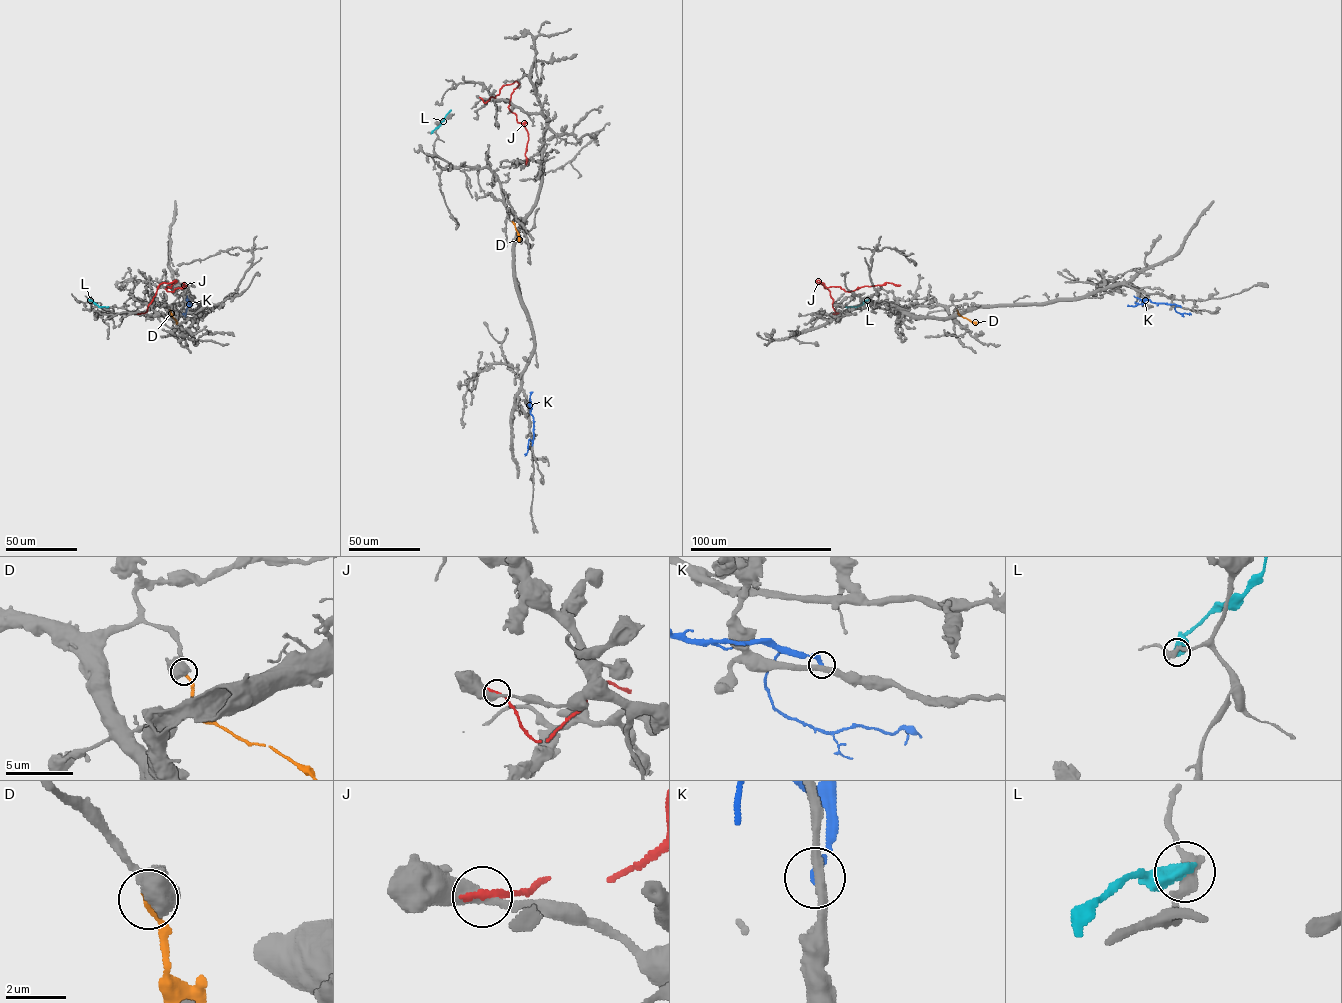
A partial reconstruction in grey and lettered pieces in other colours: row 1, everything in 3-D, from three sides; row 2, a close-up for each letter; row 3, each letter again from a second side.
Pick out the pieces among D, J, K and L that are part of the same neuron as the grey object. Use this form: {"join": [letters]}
{"join": []}

